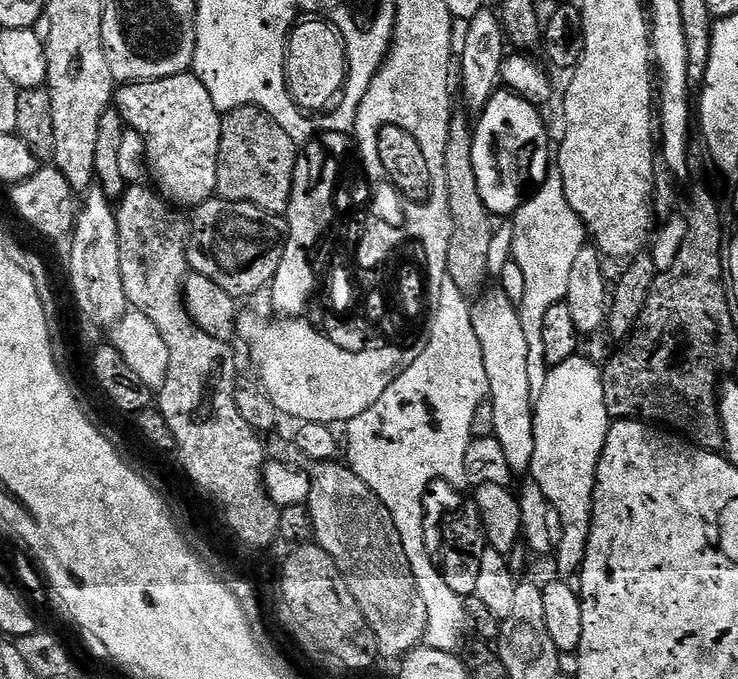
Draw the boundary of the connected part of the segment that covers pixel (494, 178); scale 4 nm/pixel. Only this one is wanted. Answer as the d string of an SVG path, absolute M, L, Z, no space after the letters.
M498 90L484 111L479 113L472 137L474 175L478 177L478 194L493 217L511 217L524 203L534 186L544 183L550 174L548 132L544 129L541 109L509 90Z

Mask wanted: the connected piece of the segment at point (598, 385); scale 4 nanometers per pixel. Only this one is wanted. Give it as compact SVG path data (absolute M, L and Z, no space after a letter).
M583 354L566 358L566 362L555 365L546 378L546 386L542 386L542 394L535 397L534 407L534 458L530 476L537 480L554 510L560 515L562 526L562 542L554 548L556 568L561 577L568 578L579 573L586 546L590 538L592 525L592 499L596 489L596 471L602 450L606 446L606 434L610 417L606 410L604 397L604 374L601 365L587 360Z

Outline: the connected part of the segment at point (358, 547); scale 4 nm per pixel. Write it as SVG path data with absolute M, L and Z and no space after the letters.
M320 462L315 468L317 476L311 477L312 485L306 501L315 543L325 548L330 558L334 558L350 594L354 594L354 602L358 602L366 622L370 622L370 630L374 630L380 656L403 657L423 641L426 605L422 602L422 594L418 594L410 562L402 550L402 540L398 538L398 530L394 526L394 518L383 502L372 493L370 486L355 476L351 468L340 462Z

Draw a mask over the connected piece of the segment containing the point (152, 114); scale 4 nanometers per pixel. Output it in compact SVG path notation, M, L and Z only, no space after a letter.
M187 71L161 80L141 80L138 84L125 84L115 93L114 104L125 125L142 138L148 155L148 170L151 179L156 179L155 187L159 195L173 205L185 208L184 210L197 208L202 202L216 196L222 113L214 106L210 90L206 90L206 86L196 75Z

